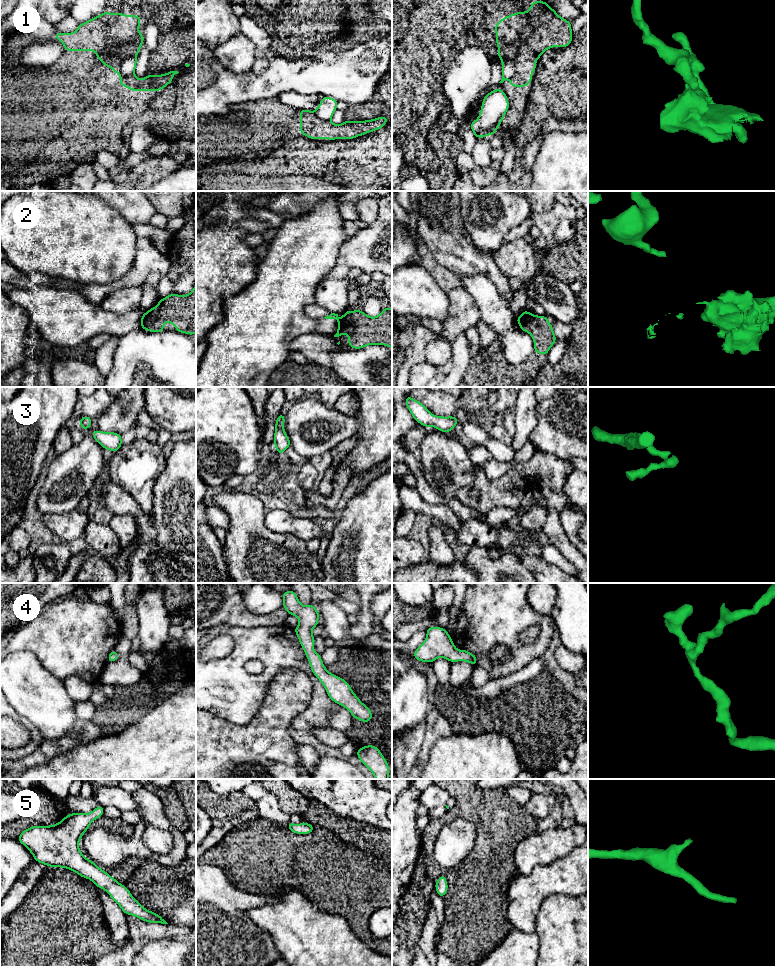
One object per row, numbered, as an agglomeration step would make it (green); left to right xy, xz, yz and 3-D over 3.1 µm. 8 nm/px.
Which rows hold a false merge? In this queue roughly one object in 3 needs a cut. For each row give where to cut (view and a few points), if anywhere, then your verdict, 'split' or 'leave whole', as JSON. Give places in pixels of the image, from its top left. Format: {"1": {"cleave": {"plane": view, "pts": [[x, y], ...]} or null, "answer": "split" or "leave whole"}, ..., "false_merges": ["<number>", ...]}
{"1": {"cleave": {"plane": "xy", "pts": [[135, 56], [127, 56], [122, 61], [121, 74], [123, 76]]}, "answer": "split"}, "2": {"cleave": {"plane": "xz", "pts": [[340, 319], [340, 328], [337, 332]]}, "answer": "split"}, "3": {"cleave": null, "answer": "leave whole"}, "4": {"cleave": null, "answer": "leave whole"}, "5": {"cleave": null, "answer": "leave whole"}, "false_merges": ["1", "2"]}

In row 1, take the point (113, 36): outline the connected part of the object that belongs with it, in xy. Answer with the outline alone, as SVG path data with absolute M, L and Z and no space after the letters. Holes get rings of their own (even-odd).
M104 11L80 23L72 33L57 32L55 40L63 43L64 51L95 51L96 58L105 67L111 67L113 73L120 74L121 87L128 87L130 91L161 91L173 81L178 71L161 75L147 74L144 79L121 74L122 61L127 57L136 57L144 43L144 35L138 31L140 24L138 15Z

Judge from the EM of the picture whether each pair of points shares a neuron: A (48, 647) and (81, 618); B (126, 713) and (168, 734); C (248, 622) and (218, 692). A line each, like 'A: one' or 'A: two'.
A: one
B: two
C: two

